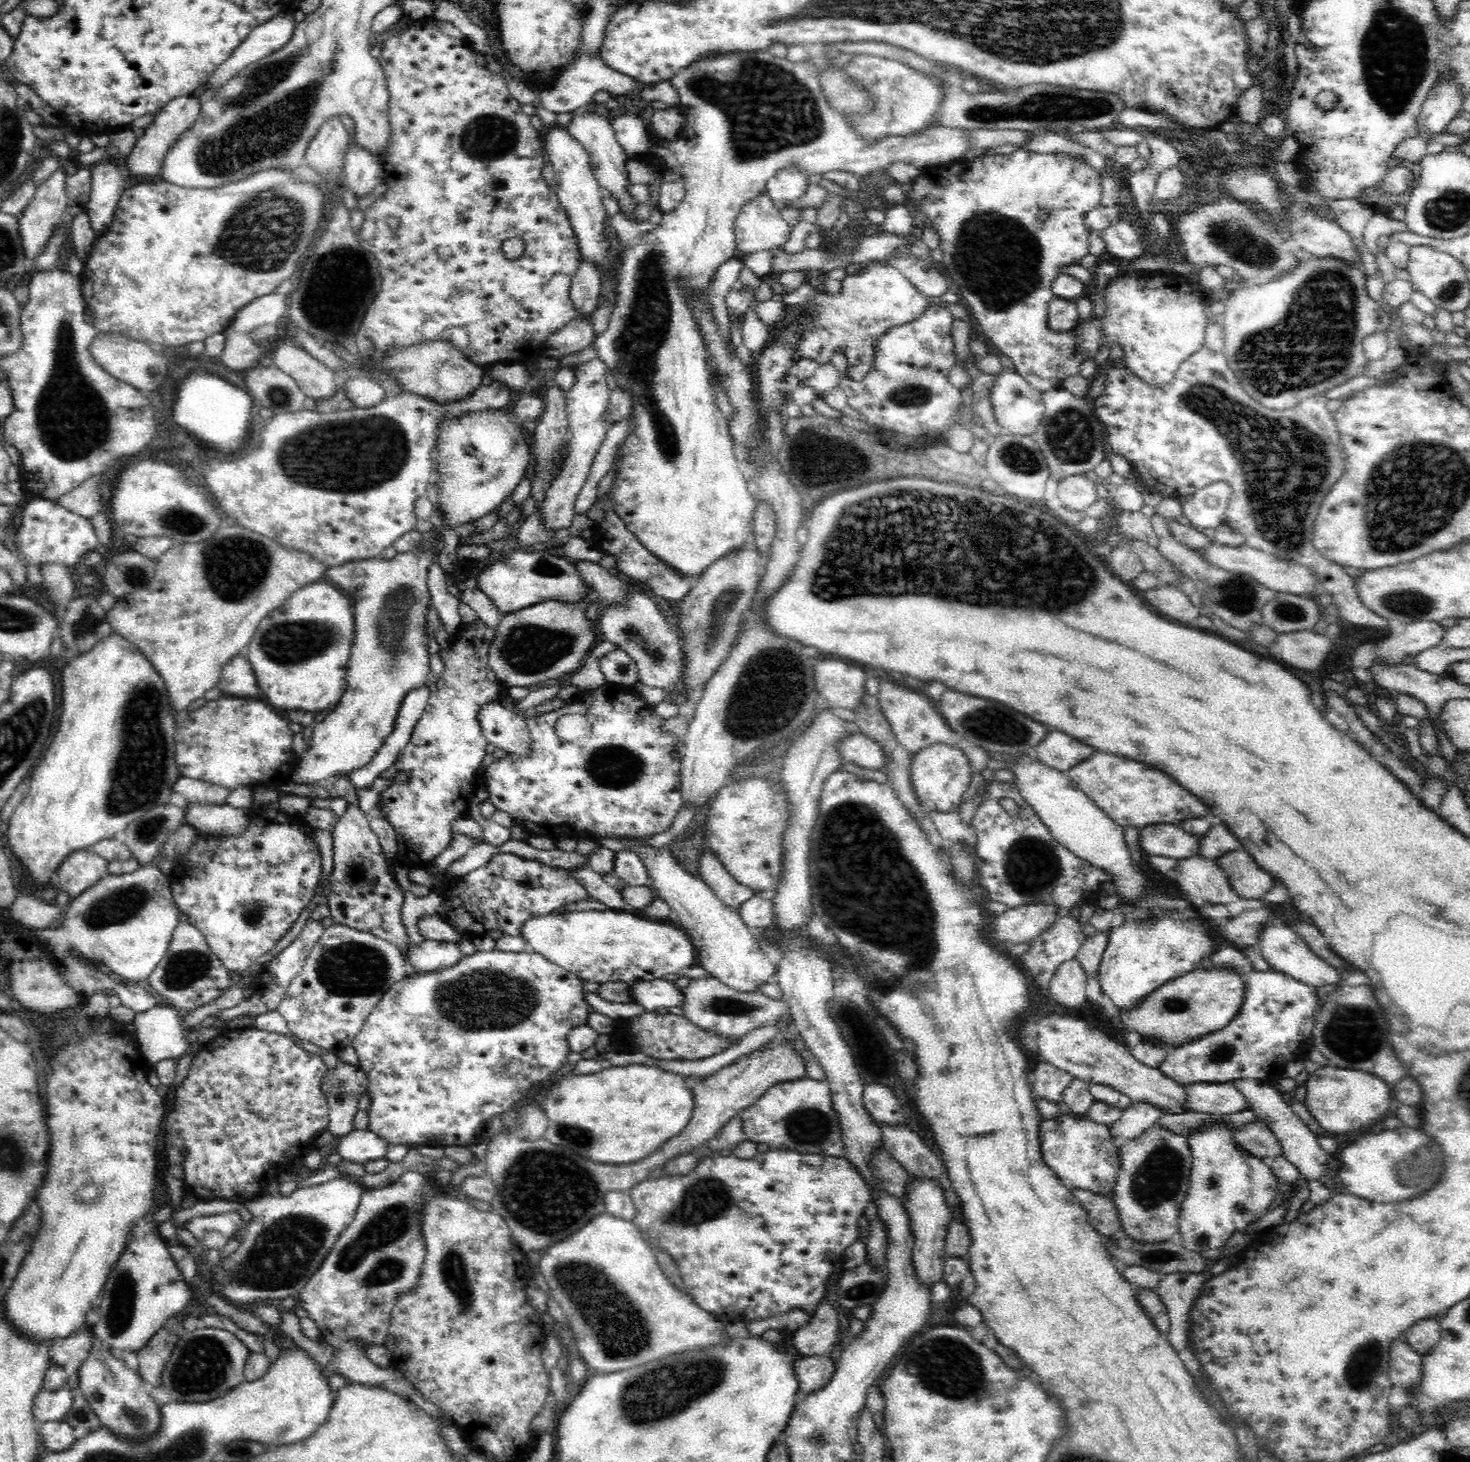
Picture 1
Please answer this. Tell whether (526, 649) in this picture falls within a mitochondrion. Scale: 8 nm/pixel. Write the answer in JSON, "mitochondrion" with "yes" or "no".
{"mitochondrion":"yes"}

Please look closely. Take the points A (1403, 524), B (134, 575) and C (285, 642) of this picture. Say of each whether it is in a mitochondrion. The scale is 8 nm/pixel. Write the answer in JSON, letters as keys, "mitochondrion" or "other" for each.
{"A":"mitochondrion","B":"mitochondrion","C":"mitochondrion"}

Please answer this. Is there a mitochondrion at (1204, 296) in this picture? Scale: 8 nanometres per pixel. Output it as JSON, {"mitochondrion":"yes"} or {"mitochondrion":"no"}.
{"mitochondrion":"no"}

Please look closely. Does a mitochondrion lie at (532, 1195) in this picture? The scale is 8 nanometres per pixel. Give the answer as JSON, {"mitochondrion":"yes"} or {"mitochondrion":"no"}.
{"mitochondrion":"yes"}

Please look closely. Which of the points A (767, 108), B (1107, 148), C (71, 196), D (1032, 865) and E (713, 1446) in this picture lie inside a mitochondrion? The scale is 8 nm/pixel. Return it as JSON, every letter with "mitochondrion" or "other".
{"A":"mitochondrion","B":"other","C":"other","D":"mitochondrion","E":"other"}

